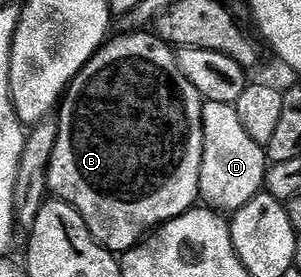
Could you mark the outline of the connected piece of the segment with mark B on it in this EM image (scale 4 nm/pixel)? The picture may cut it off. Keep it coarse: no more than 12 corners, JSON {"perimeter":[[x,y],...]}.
{"perimeter":[[153,32],[56,109],[49,192],[124,254],[195,208],[204,99]]}

